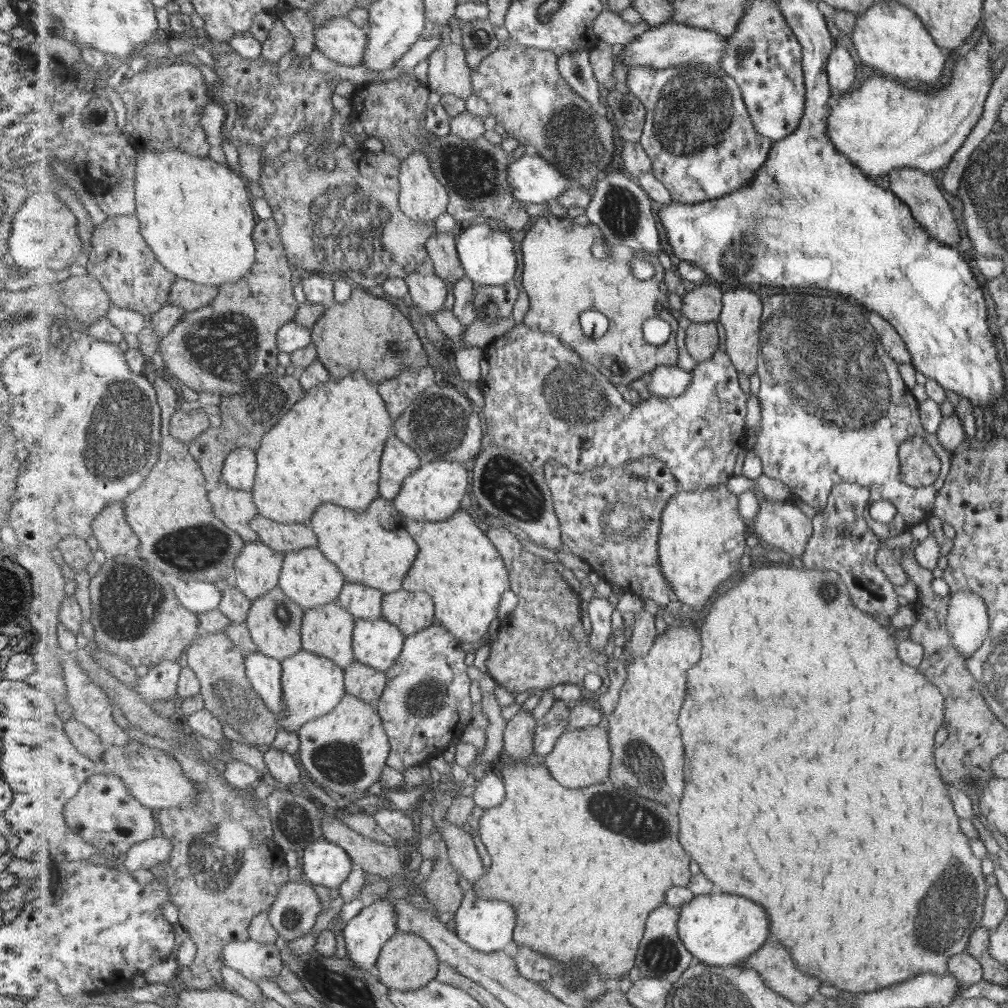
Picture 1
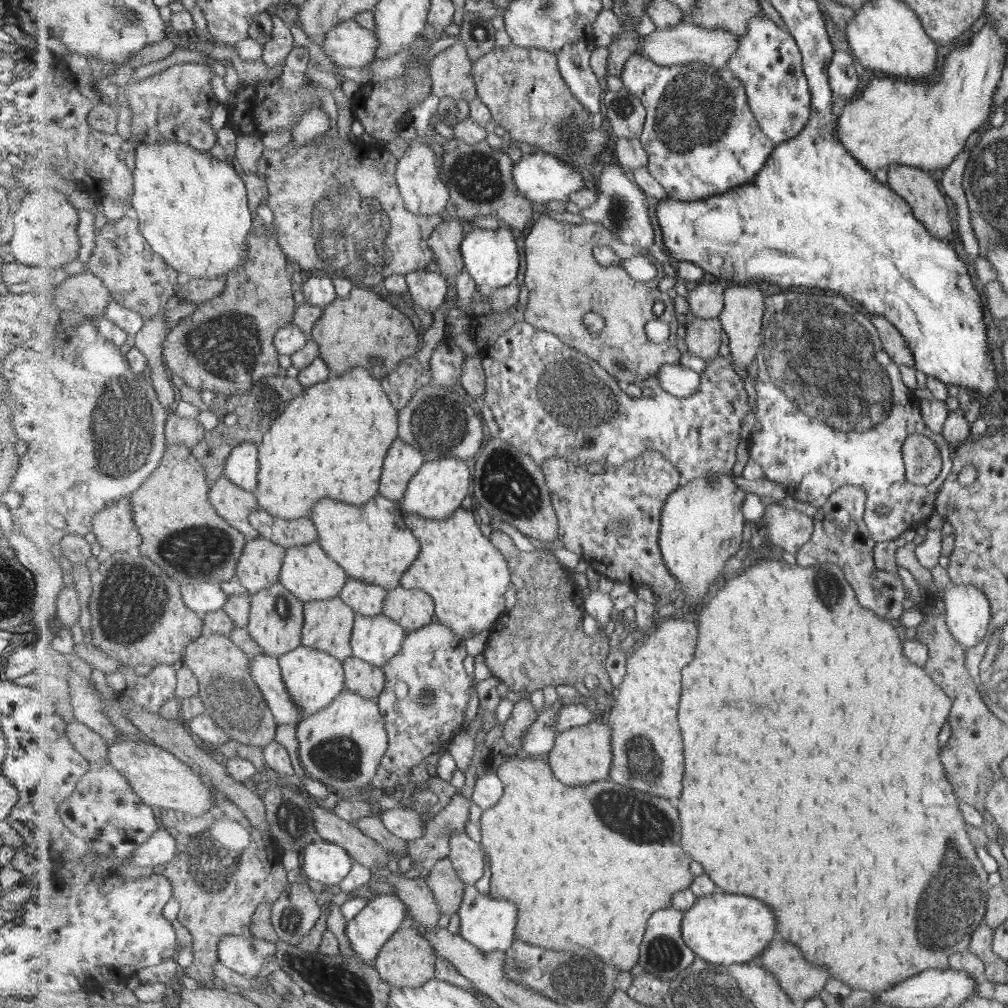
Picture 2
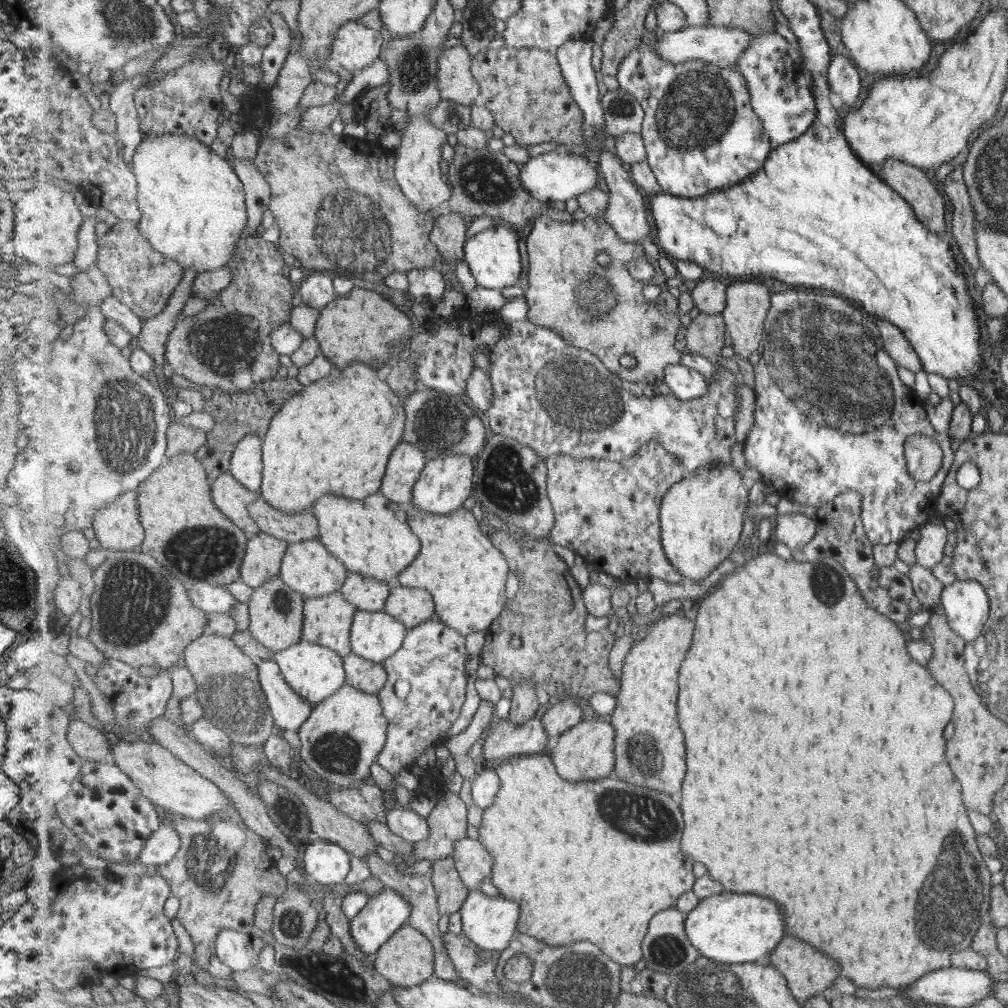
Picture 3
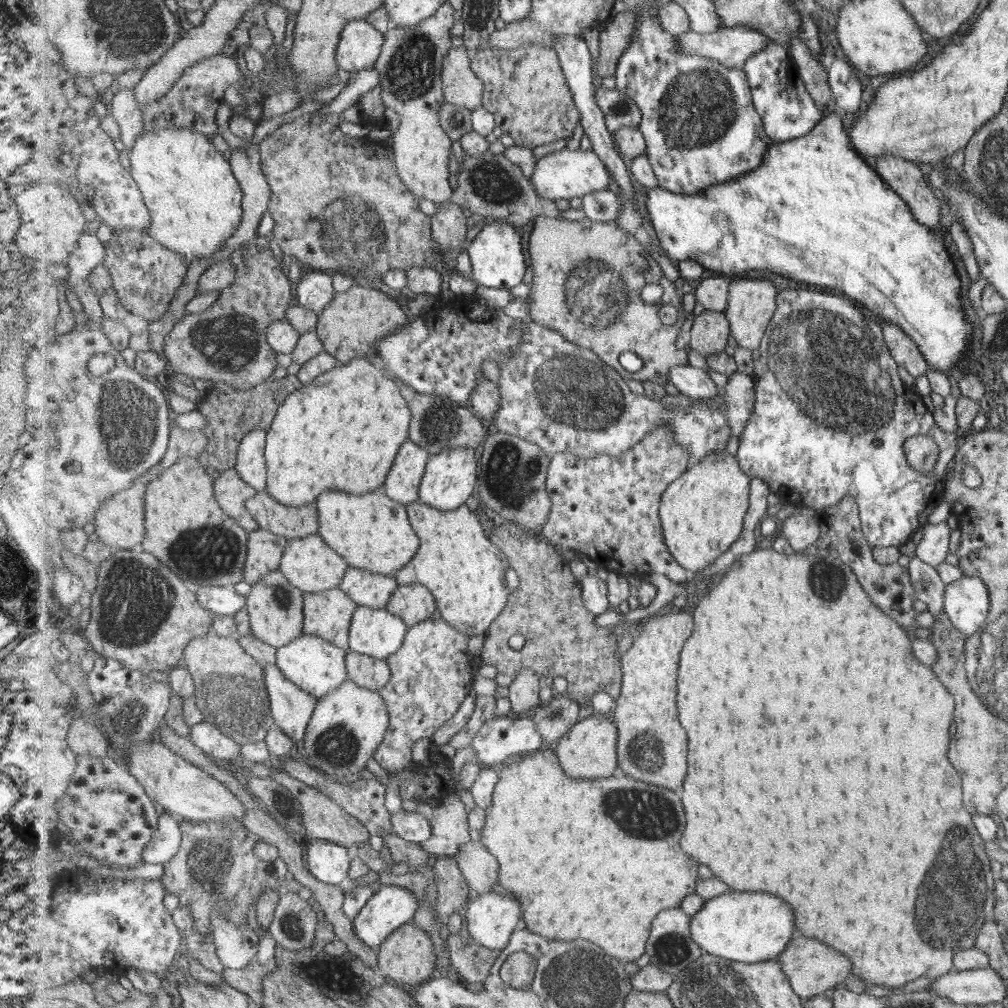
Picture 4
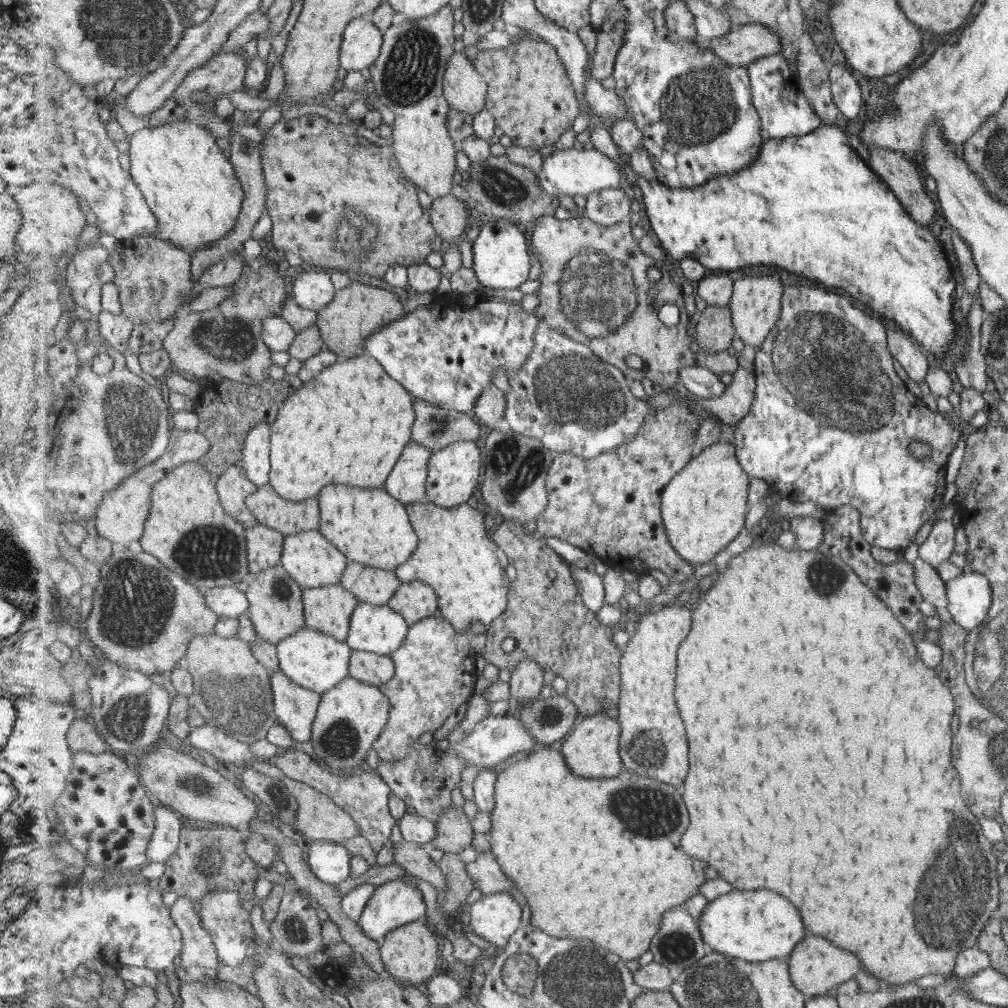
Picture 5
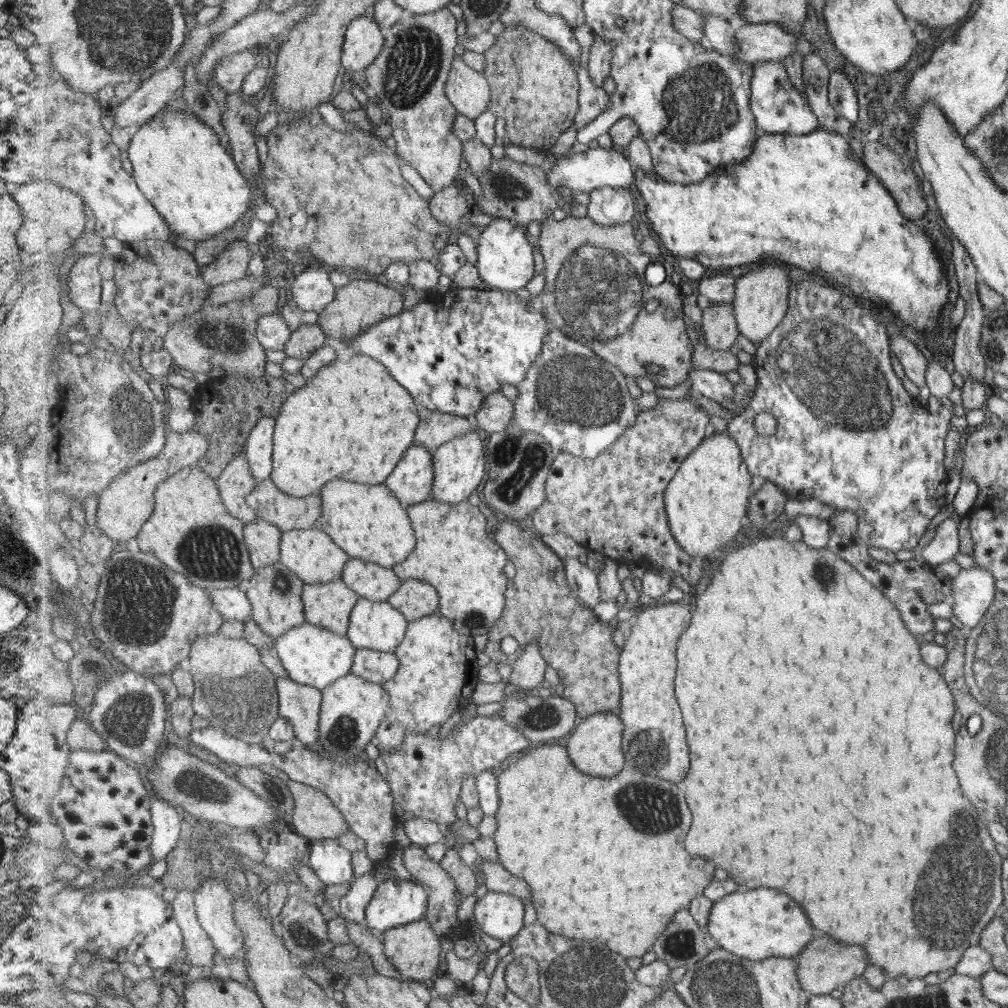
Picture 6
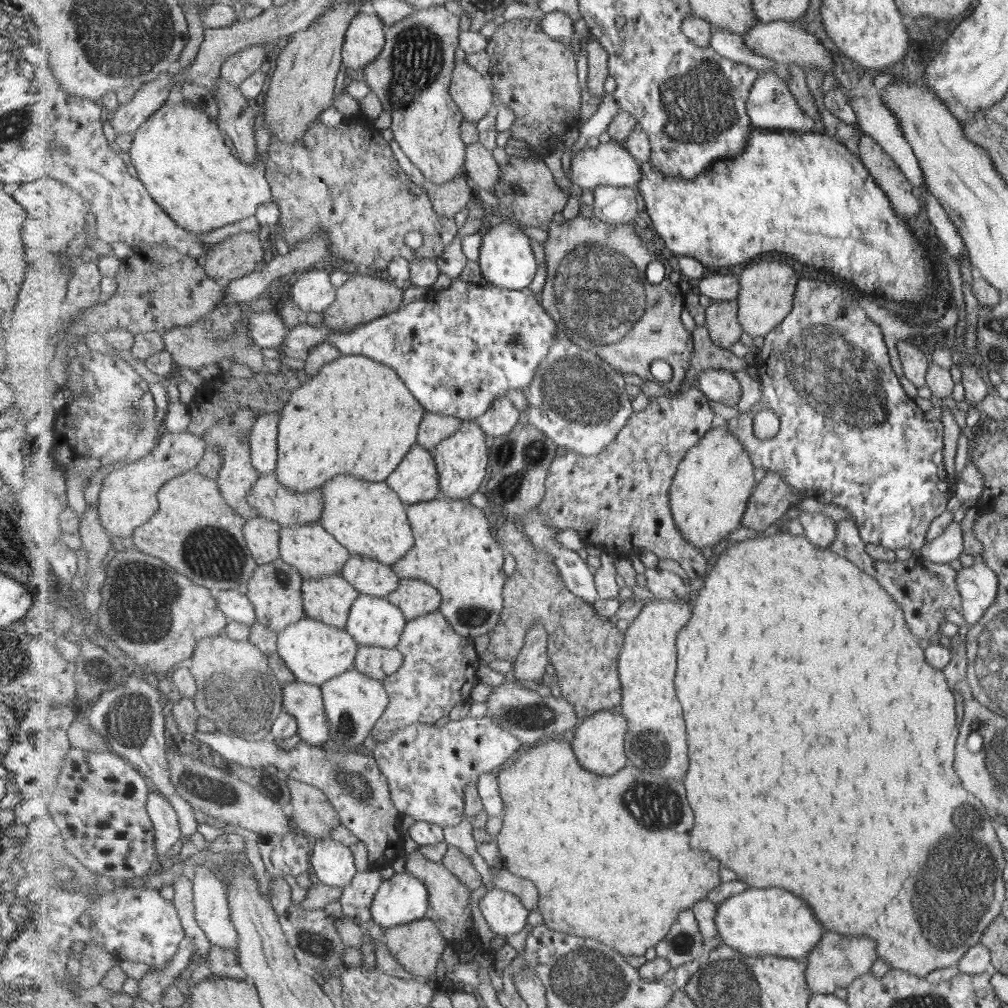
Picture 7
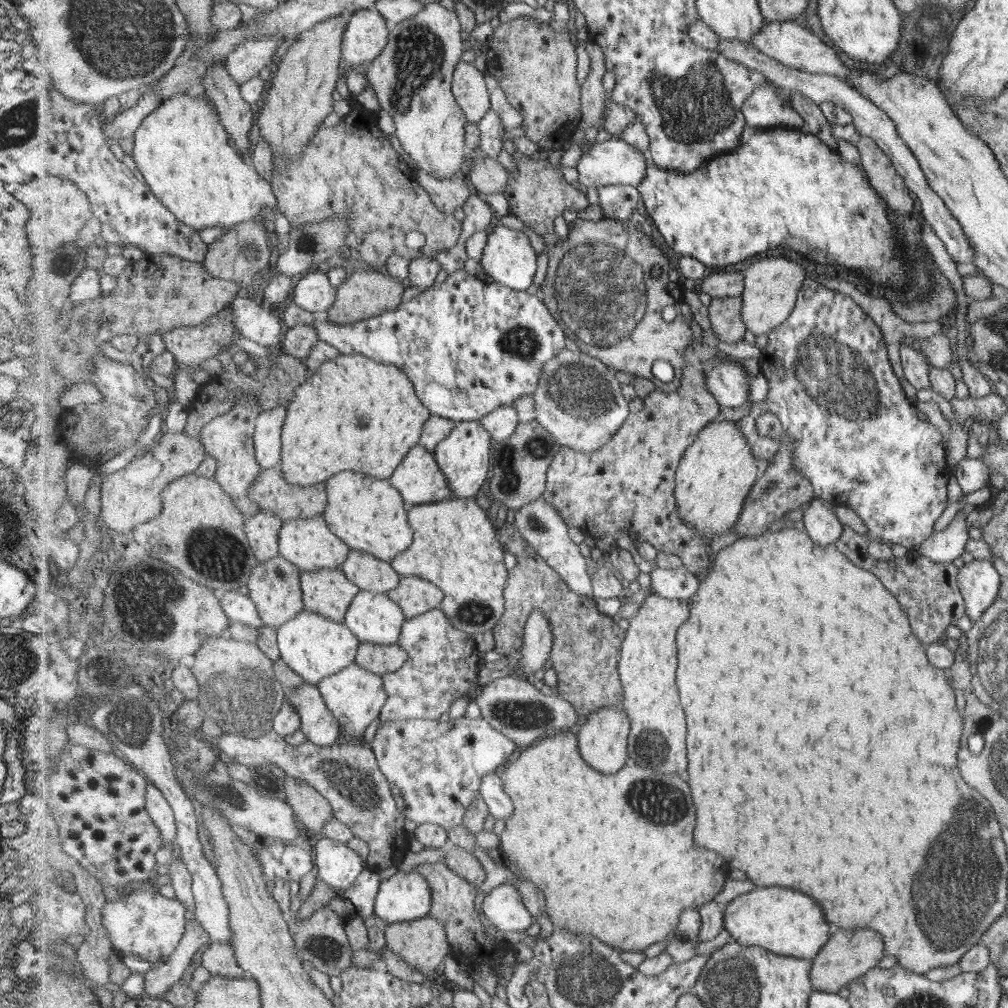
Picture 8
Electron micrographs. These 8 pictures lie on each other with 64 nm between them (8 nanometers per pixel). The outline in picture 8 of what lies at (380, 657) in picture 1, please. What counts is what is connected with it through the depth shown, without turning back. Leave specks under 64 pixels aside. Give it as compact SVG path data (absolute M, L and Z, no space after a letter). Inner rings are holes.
M361 590L351 603L345 624L362 643L397 644L406 615L388 593Z

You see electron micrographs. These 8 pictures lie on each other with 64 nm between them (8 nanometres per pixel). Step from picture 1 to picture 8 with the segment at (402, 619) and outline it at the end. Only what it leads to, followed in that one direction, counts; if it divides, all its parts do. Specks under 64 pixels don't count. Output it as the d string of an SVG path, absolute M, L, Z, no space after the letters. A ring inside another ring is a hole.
M406 576L389 596L402 607L406 619L416 618L442 606L444 590L434 582L420 576Z

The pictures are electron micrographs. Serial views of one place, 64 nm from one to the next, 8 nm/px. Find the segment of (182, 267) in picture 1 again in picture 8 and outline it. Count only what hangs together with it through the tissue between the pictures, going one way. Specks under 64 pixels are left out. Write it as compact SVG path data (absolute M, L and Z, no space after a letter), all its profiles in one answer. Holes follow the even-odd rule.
M181 91L178 95L165 99L157 110L154 110L149 116L146 116L138 128L134 138L134 152L133 159L136 163L138 170L144 177L146 183L151 187L151 190L155 193L155 196L159 198L162 204L175 214L175 217L182 223L187 223L190 227L197 230L203 230L203 228L213 228L213 226L225 226L225 227L238 227L246 225L251 220L255 220L259 216L259 212L264 207L269 208L275 213L276 217L281 217L281 212L277 206L277 198L274 193L273 184L263 180L254 168L249 168L249 164L245 164L243 155L237 152L236 148L233 148L229 144L229 134L225 130L225 126L221 122L219 111L217 107L211 106L205 98L187 96L186 92Z

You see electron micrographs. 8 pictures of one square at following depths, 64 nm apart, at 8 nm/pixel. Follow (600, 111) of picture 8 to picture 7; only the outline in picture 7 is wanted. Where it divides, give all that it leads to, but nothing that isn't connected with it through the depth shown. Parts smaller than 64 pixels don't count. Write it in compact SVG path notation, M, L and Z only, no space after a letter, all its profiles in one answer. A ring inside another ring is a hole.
M591 39L587 44L589 59L588 91L597 98L605 97L605 80L609 78L609 53L598 41Z

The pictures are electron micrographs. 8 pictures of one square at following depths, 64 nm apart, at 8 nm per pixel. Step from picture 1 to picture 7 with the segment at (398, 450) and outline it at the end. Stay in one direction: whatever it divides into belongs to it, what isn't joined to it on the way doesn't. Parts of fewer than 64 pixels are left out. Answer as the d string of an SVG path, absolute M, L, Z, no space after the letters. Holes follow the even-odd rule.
M419 444L406 454L402 464L386 481L398 492L407 509L442 497L440 472L434 455Z

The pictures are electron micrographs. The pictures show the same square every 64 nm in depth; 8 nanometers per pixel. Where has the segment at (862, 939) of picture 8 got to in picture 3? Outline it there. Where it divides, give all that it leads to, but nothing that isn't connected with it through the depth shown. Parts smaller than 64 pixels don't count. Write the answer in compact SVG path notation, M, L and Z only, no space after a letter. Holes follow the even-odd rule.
M785 936L768 961L783 973L791 992L801 1006L808 998L819 995L827 988L831 989L835 984L835 980L842 975L841 964L837 960L833 960L825 952L821 952L819 948L813 948L811 944L807 944L807 942L799 940L799 938L793 938L793 936Z

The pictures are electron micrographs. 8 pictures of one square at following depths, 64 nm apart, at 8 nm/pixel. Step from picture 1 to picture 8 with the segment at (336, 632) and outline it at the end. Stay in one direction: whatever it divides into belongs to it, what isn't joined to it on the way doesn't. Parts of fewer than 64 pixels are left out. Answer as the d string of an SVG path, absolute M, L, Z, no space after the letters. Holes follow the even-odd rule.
M342 568L302 571L302 591L306 610L345 623L351 603L362 588Z

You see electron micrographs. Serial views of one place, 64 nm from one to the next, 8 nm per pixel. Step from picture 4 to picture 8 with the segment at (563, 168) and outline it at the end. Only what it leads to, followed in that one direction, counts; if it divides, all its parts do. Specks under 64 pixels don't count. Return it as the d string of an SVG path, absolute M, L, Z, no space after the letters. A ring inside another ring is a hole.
M621 136L613 137L607 142L597 143L586 149L576 169L579 174L579 182L588 186L611 186L611 185L631 185L638 187L641 181L647 177L647 162L650 155L639 152L635 146L627 143Z

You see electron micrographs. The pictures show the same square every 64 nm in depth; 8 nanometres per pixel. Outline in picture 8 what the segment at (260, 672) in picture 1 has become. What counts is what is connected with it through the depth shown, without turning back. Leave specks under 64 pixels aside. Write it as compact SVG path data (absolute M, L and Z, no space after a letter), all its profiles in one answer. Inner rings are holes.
M307 684L289 690L288 701L301 715L301 730L307 740L330 747L344 736L342 724L327 706L319 686Z

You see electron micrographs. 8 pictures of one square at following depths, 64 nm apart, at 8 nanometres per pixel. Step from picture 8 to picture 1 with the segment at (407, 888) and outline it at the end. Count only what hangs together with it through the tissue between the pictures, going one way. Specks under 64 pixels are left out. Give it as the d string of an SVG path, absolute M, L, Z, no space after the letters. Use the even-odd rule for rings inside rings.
M378 899L344 925L349 957L370 971L376 967L382 948L399 932L398 912L389 900Z

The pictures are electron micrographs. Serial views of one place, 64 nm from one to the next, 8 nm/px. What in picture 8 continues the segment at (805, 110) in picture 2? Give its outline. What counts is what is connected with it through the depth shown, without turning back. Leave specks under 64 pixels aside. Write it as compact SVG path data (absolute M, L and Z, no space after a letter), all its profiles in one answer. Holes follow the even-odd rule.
M772 80L755 89L755 92L742 104L742 113L745 115L747 125L765 130L801 130L806 125L805 119L791 102L786 102L782 98L781 89L783 88Z

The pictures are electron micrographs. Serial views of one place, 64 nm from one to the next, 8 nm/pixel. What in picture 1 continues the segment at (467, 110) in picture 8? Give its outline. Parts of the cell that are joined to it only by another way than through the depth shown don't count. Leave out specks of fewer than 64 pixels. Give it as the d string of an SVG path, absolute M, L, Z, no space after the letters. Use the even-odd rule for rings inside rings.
M443 42L437 50L432 51L427 59L428 83L431 91L440 96L453 94L459 98L467 99L475 93L472 82L472 68L466 57L463 44Z

